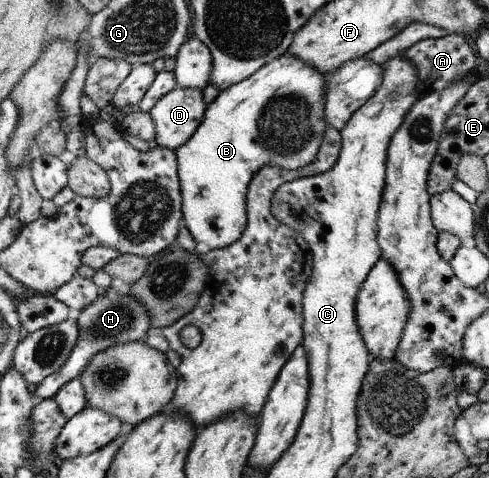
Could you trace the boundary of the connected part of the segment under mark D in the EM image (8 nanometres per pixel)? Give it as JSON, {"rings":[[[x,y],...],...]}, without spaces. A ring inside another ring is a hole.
{"rings":[[[176,87],[162,96],[149,112],[156,127],[158,146],[173,151],[180,149],[200,128],[205,118],[203,90]]]}

